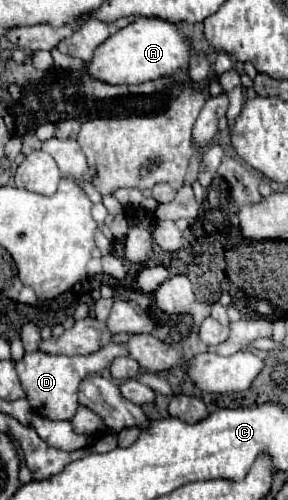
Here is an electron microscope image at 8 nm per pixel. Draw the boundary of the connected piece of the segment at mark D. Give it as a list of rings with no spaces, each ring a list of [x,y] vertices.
[[[109,343],[107,347],[103,347],[97,353],[91,355],[47,355],[43,351],[35,351],[31,355],[25,355],[17,365],[17,375],[19,381],[27,393],[27,401],[31,405],[31,411],[59,421],[59,419],[71,419],[79,407],[77,403],[77,389],[79,383],[91,375],[91,373],[99,373],[103,371],[115,357],[125,357],[127,355],[127,345],[125,343]]]

